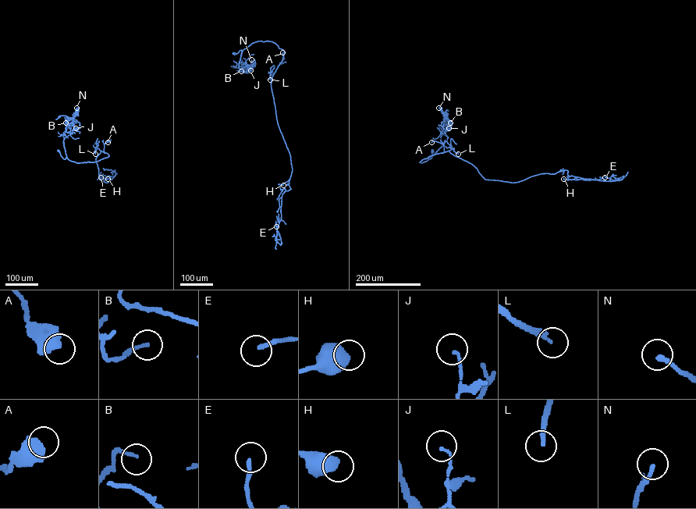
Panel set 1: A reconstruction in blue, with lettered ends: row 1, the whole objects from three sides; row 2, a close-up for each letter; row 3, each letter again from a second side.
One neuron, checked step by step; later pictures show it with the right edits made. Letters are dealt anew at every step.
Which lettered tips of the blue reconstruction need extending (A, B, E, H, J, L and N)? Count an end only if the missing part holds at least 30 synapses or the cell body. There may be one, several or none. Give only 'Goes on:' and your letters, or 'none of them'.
Goes on: L

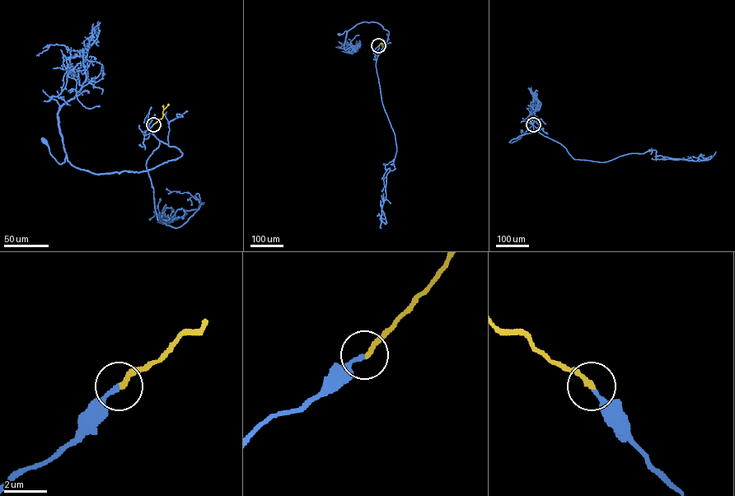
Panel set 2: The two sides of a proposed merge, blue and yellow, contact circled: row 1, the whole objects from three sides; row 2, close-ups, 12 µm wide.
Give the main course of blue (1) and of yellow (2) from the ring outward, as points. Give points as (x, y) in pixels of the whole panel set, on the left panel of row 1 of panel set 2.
1: (153, 124), (144, 138), (152, 133), (182, 155), (138, 172), (81, 170), (63, 144), (59, 164), (44, 142)
2: (153, 124), (161, 118), (163, 110), (169, 104)

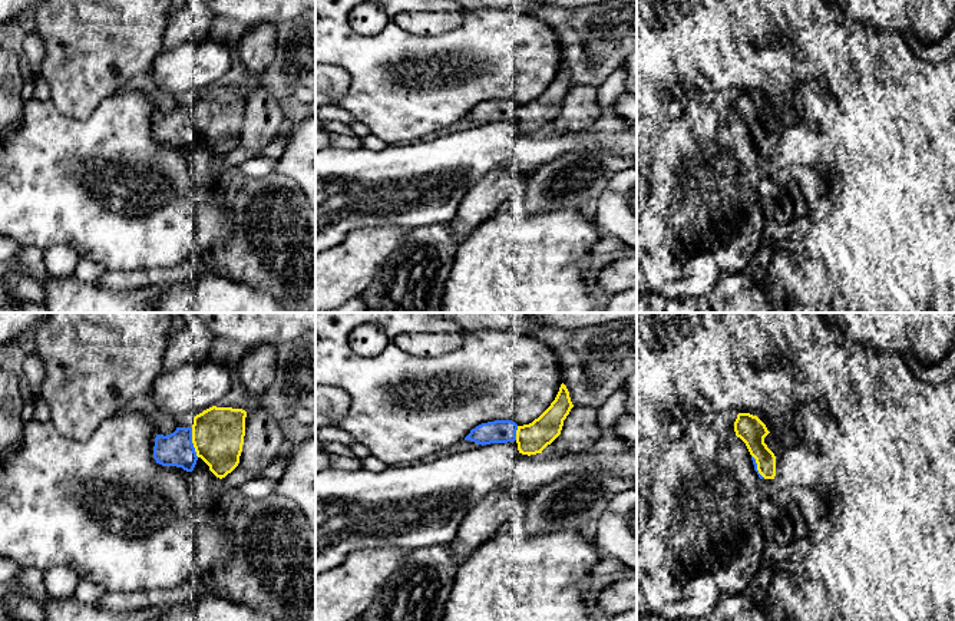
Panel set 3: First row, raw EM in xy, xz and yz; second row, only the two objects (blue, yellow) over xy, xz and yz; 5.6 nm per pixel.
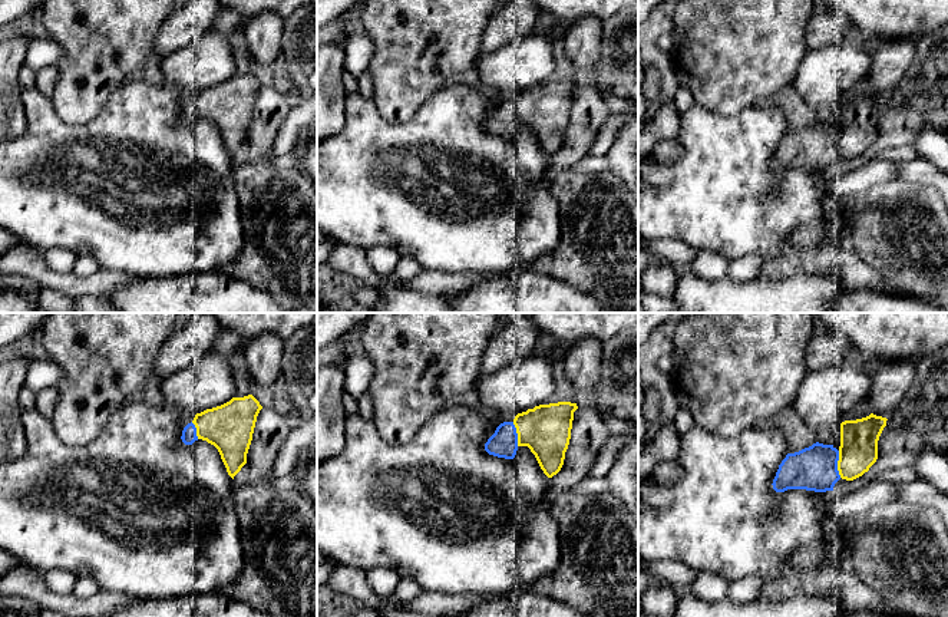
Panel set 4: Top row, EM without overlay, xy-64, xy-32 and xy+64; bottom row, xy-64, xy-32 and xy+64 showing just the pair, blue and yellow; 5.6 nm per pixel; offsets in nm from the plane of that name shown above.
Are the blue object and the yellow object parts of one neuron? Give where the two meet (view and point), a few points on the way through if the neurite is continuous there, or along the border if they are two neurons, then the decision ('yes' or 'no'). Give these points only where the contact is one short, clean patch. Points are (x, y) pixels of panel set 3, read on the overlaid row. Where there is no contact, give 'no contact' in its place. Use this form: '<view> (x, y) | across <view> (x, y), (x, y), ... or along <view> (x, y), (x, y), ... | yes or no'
xy (191, 442) | yes

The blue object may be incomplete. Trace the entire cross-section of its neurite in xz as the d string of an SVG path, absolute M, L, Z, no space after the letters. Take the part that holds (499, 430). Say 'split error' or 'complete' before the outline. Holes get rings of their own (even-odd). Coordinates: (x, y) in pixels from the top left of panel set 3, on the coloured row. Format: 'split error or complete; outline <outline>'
split error; outline M562 383L551 406L532 423L518 426L512 420L495 420L476 426L465 440L478 445L516 442L522 455L536 455L551 445L559 435L564 420L574 407L569 392Z

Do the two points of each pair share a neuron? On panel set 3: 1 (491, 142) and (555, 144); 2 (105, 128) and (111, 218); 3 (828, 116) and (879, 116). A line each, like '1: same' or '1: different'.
1: same
2: same
3: different

